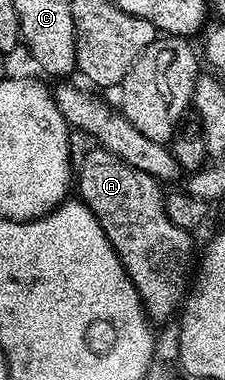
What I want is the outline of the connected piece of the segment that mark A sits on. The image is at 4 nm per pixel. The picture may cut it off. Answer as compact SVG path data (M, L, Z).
M96 146L93 147L93 149L93 152L90 153L89 156L81 162L81 164L80 161L78 164L78 188L80 184L80 192L78 192L79 199L83 200L85 206L92 211L94 218L98 218L98 222L102 226L102 230L106 234L106 238L114 246L114 250L118 254L118 258L126 270L126 274L130 278L130 282L134 282L134 286L140 295L140 300L144 303L144 310L148 313L149 320L159 322L159 320L170 319L172 315L173 319L173 317L181 311L182 305L190 292L190 276L188 280L188 267L190 267L191 264L194 264L194 256L192 260L192 240L188 237L191 236L189 229L179 228L178 226L174 226L174 222L170 222L170 218L164 209L165 193L163 191L160 192L160 188L162 188L161 181L155 180L153 176L146 174L142 170L138 170L134 166L130 166L122 158L118 158L112 152L107 152L105 148Z

